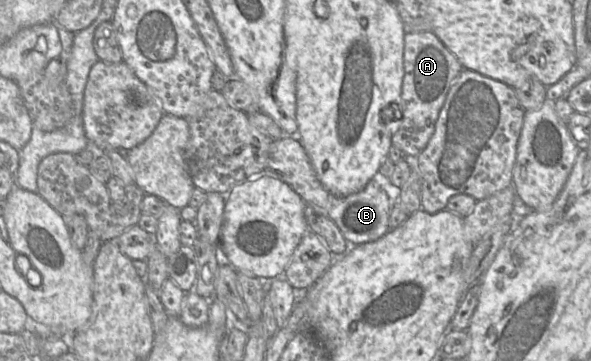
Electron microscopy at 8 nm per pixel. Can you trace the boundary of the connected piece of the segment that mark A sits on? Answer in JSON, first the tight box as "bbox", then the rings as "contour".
{"bbox":[392,31,463,157],"contour":[[[431,31],[405,34],[403,53],[404,77],[400,97],[402,120],[392,136],[392,145],[401,150],[405,157],[417,157],[428,144],[446,96],[463,67],[457,58]]]}

